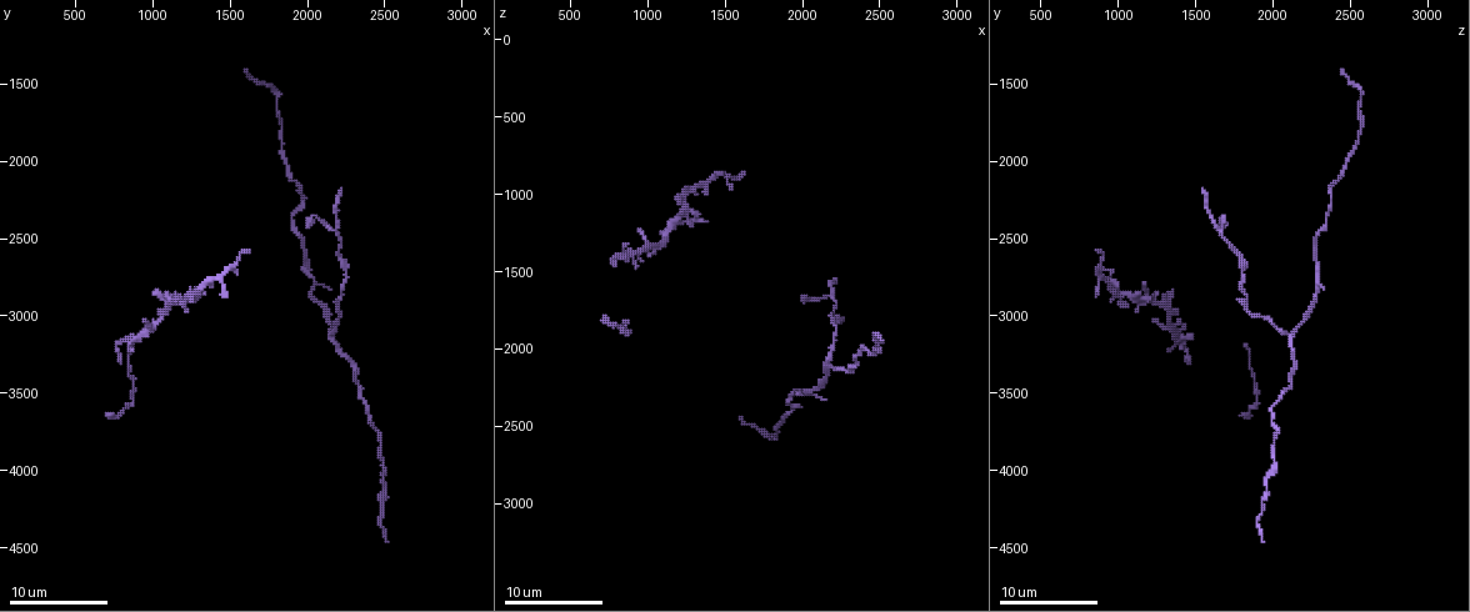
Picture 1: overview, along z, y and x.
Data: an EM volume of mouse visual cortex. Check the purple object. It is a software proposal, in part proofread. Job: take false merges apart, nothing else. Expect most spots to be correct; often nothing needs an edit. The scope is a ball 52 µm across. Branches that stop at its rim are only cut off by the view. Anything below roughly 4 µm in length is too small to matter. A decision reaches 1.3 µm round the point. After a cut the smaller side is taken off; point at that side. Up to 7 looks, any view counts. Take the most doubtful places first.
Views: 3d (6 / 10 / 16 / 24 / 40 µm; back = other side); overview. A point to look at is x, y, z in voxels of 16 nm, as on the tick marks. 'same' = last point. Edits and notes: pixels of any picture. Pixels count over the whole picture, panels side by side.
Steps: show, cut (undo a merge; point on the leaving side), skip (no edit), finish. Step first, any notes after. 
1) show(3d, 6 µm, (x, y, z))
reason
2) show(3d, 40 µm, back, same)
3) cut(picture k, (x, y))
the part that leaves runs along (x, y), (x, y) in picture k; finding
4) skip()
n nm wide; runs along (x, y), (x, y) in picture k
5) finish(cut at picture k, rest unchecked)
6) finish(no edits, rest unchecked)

show(3d, 10 µm, (2160, 3160, 2120))
three arms meet

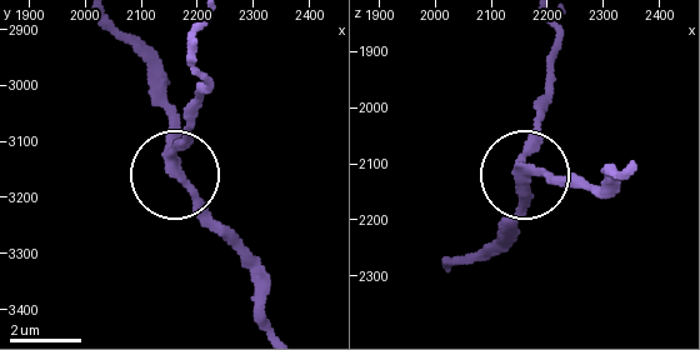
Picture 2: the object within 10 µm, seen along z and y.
skip()
240 nm wide; one neuron here

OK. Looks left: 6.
show(3d, 16 µm, (2200, 2440, 1640))
arms part here

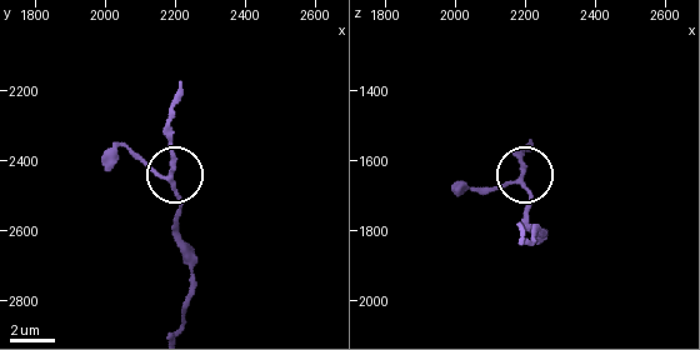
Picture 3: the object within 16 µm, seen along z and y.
show(3d, 6 µm, (2180, 2440, 1660))

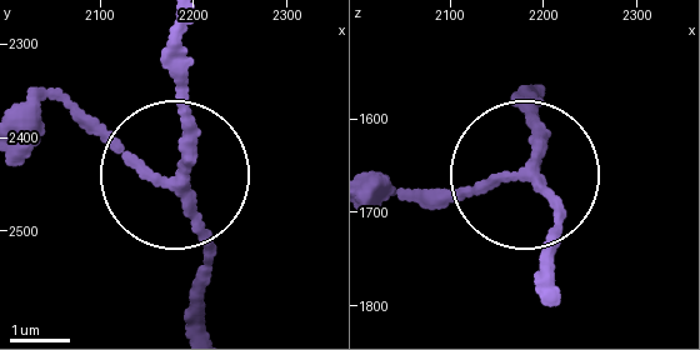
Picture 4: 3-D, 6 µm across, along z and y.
skip()
runs along (201, 316), (206, 241), (178, 196), (181, 53) in picture 4; continuous, no second neuron

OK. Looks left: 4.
show(3d, 10 µm, (2040, 2780, 2280))
three arms meet

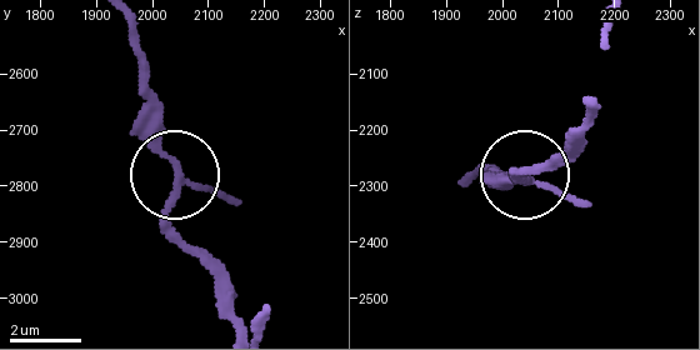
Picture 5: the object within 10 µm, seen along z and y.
skip()
runs along (239, 329), (210, 266), (171, 221), (176, 168), (144, 63) in picture 5; continuous, no second neuron

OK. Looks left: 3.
finish(no edits, rest unchecked)

